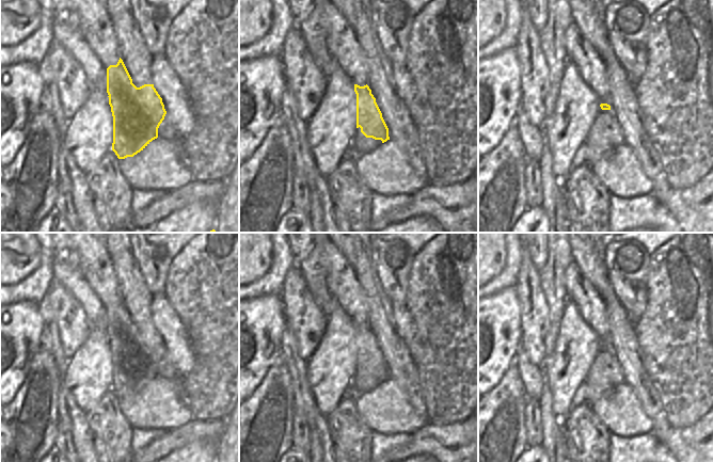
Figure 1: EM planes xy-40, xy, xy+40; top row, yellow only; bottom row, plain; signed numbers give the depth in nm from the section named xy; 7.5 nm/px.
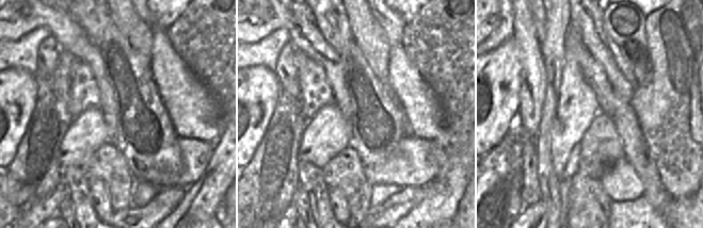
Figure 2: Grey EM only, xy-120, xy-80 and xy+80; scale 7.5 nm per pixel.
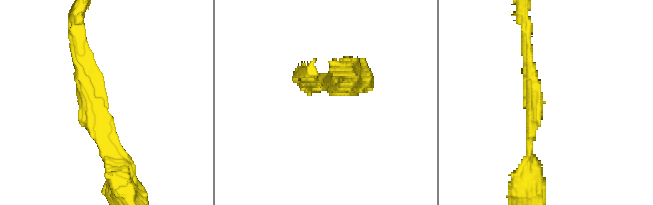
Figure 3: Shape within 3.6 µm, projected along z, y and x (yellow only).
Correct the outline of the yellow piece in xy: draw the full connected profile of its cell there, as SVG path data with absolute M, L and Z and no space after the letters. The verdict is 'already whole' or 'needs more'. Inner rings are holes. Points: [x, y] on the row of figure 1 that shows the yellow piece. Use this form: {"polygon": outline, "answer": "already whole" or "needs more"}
{"polygon": "M354 84L354 92L356 94L356 128L360 127L366 138L381 140L382 143L390 140L389 128L369 86Z", "answer": "already whole"}

